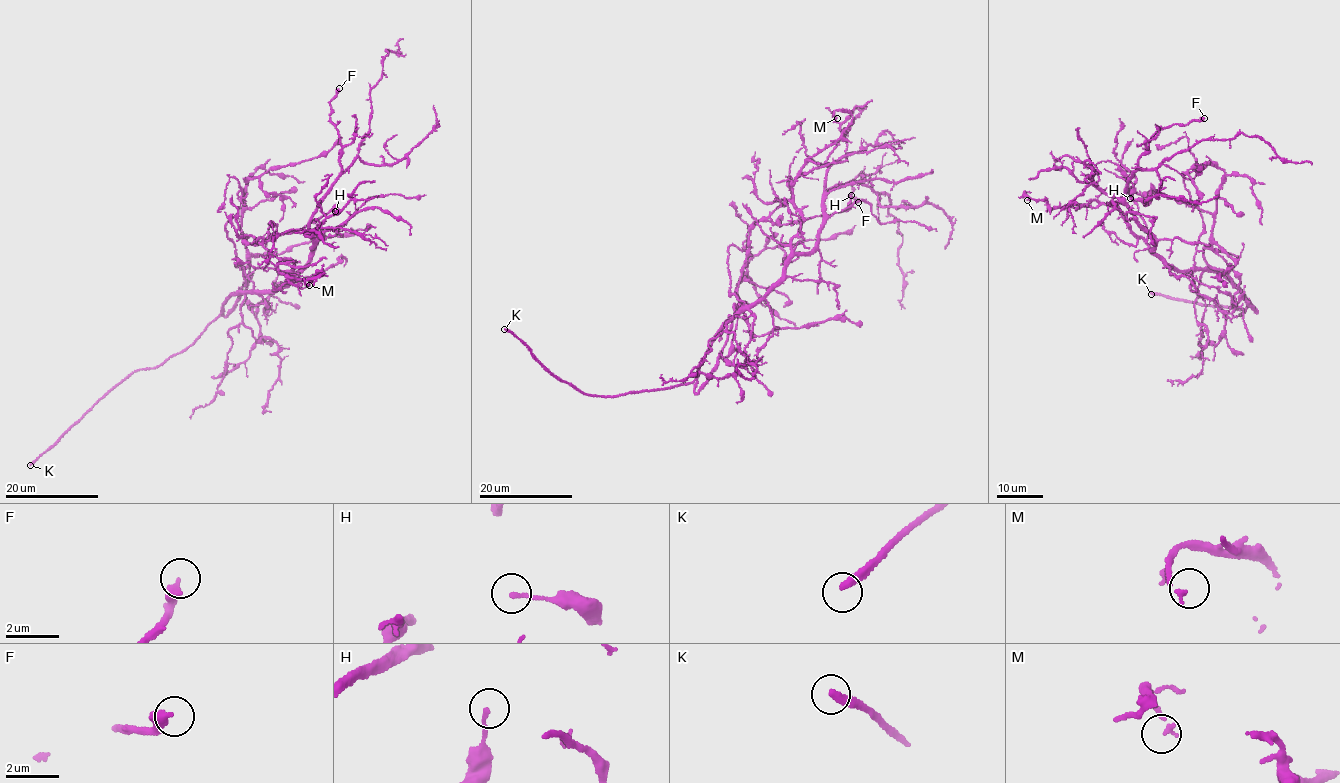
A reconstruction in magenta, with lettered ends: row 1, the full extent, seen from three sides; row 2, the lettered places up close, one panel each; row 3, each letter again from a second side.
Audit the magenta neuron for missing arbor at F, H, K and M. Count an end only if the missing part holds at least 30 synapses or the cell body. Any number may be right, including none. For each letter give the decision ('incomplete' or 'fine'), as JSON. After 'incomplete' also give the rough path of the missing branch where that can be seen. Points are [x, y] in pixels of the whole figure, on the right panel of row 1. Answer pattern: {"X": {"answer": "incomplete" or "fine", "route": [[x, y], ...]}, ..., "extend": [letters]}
{"F": {"answer": "fine"}, "H": {"answer": "fine"}, "K": {"answer": "incomplete", "route": [[1151, 294], [1120, 274], [1121, 271]]}, "M": {"answer": "fine"}, "extend": ["K"]}

